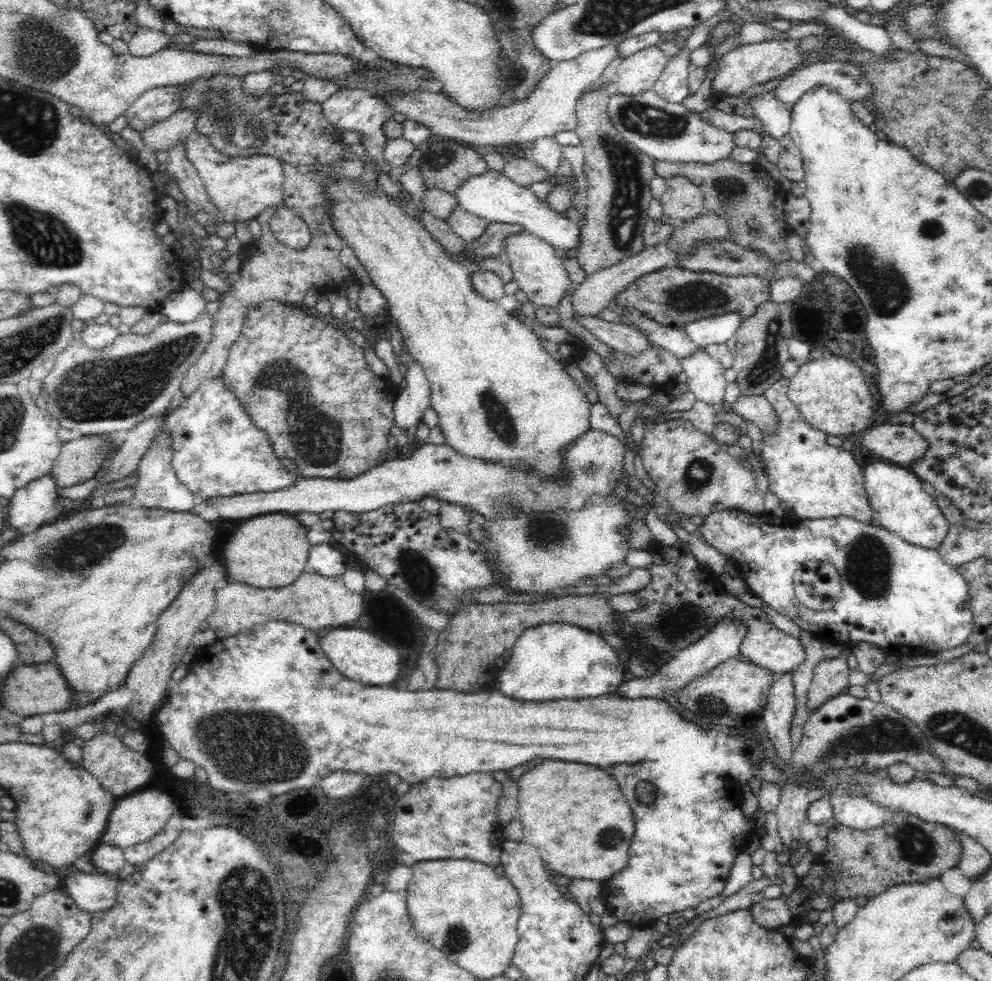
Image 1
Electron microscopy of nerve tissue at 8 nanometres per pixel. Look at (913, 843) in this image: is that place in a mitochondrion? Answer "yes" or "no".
yes

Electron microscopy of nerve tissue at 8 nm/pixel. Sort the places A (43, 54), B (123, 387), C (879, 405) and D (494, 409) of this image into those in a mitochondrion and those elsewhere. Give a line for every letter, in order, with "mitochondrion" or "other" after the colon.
A: mitochondrion
B: mitochondrion
C: other
D: mitochondrion

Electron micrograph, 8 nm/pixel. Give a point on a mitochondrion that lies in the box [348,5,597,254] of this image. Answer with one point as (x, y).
(440, 157)

